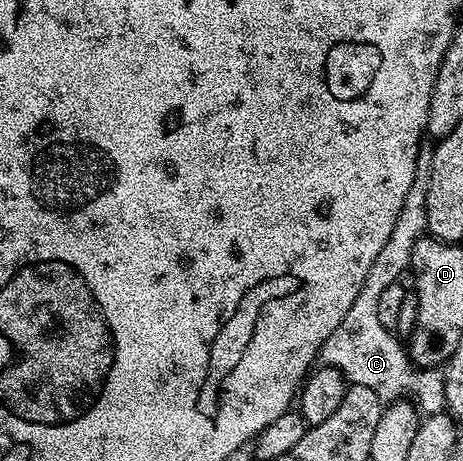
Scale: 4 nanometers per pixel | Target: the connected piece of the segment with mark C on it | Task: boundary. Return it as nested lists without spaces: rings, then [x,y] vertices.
[[[424,137],[418,144],[416,175],[412,179],[408,195],[404,195],[404,207],[400,207],[400,215],[396,215],[392,235],[388,235],[380,255],[376,255],[372,262],[372,268],[368,270],[368,279],[364,279],[364,287],[360,287],[360,295],[356,295],[348,315],[344,315],[344,319],[340,319],[340,327],[336,327],[336,331],[332,331],[328,339],[324,339],[324,347],[320,354],[321,364],[342,370],[350,385],[372,387],[372,391],[376,391],[383,403],[402,398],[409,399],[426,415],[443,412],[446,404],[446,378],[441,368],[416,371],[408,356],[407,346],[403,342],[401,345],[392,330],[380,323],[380,291],[384,291],[384,287],[388,287],[393,281],[403,280],[402,272],[410,269],[414,245],[426,233],[428,186],[432,179],[434,146],[435,142],[428,137]]]

